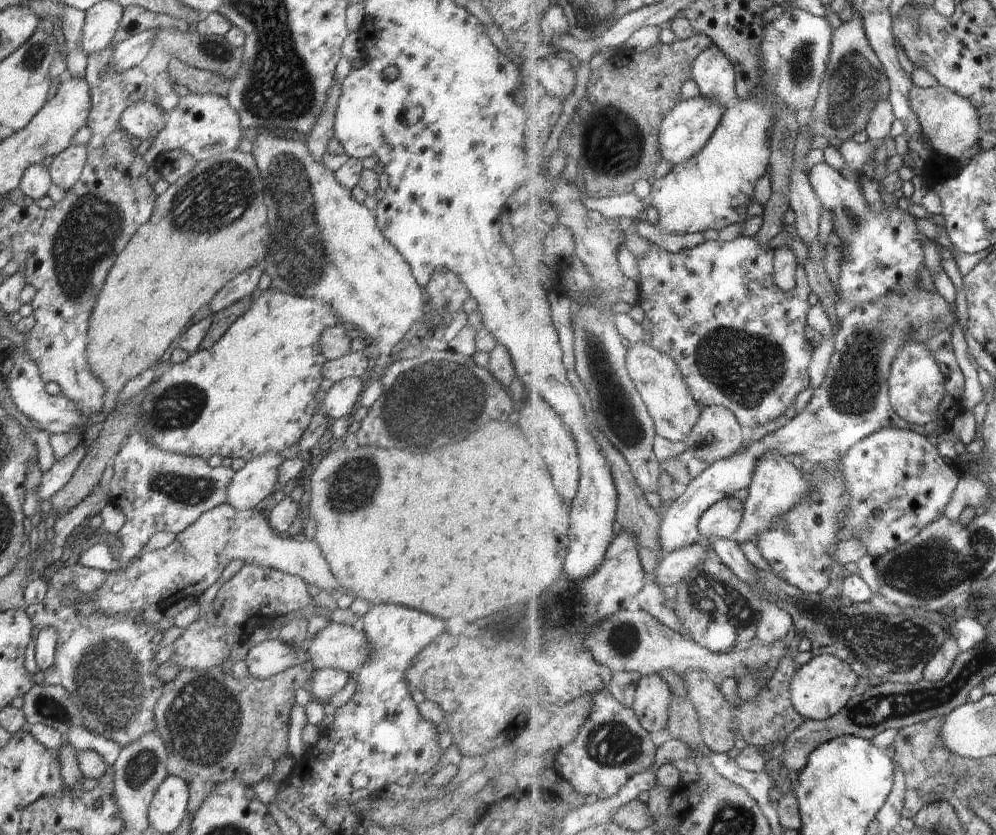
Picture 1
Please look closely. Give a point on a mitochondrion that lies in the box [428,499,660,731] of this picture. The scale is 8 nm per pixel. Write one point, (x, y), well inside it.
(555, 614)

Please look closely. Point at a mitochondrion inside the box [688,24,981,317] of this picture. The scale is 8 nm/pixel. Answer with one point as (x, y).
(857, 82)

